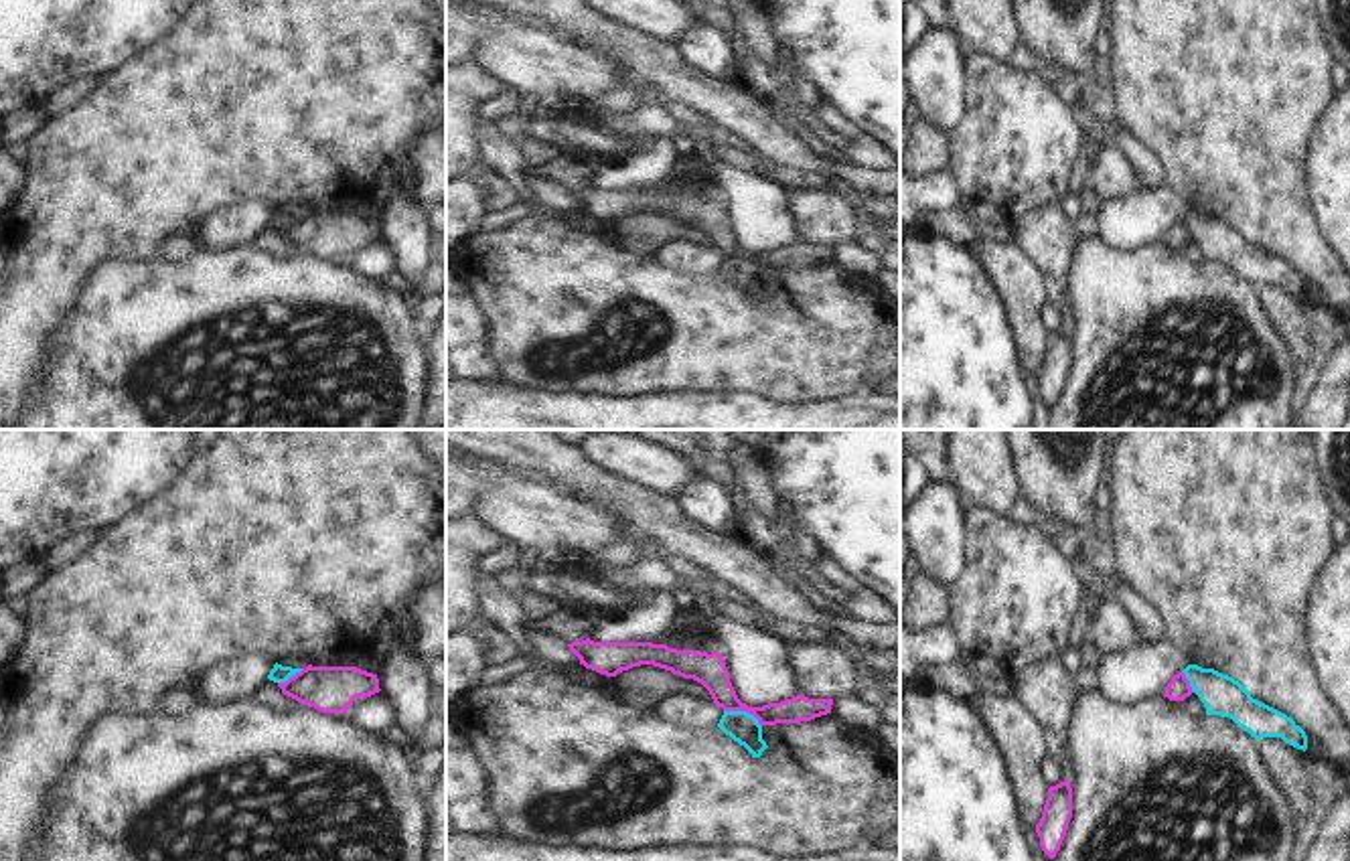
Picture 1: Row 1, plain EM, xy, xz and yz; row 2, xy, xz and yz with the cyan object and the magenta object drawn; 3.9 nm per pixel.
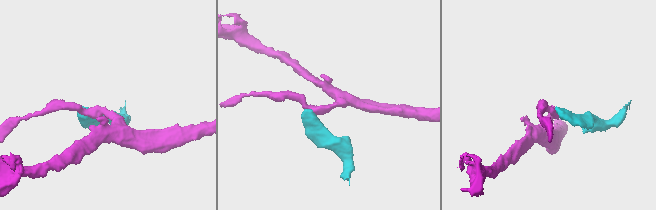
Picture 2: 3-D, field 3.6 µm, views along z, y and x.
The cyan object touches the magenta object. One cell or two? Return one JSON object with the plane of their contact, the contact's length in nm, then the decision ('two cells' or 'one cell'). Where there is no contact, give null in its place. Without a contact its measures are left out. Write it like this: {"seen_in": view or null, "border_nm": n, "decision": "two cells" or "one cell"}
{"seen_in": "xz", "border_nm": 170, "decision": "two cells"}

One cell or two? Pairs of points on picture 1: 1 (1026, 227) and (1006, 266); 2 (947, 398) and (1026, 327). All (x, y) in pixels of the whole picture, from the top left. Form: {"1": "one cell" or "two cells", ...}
{"1": "two cells", "2": "two cells"}

